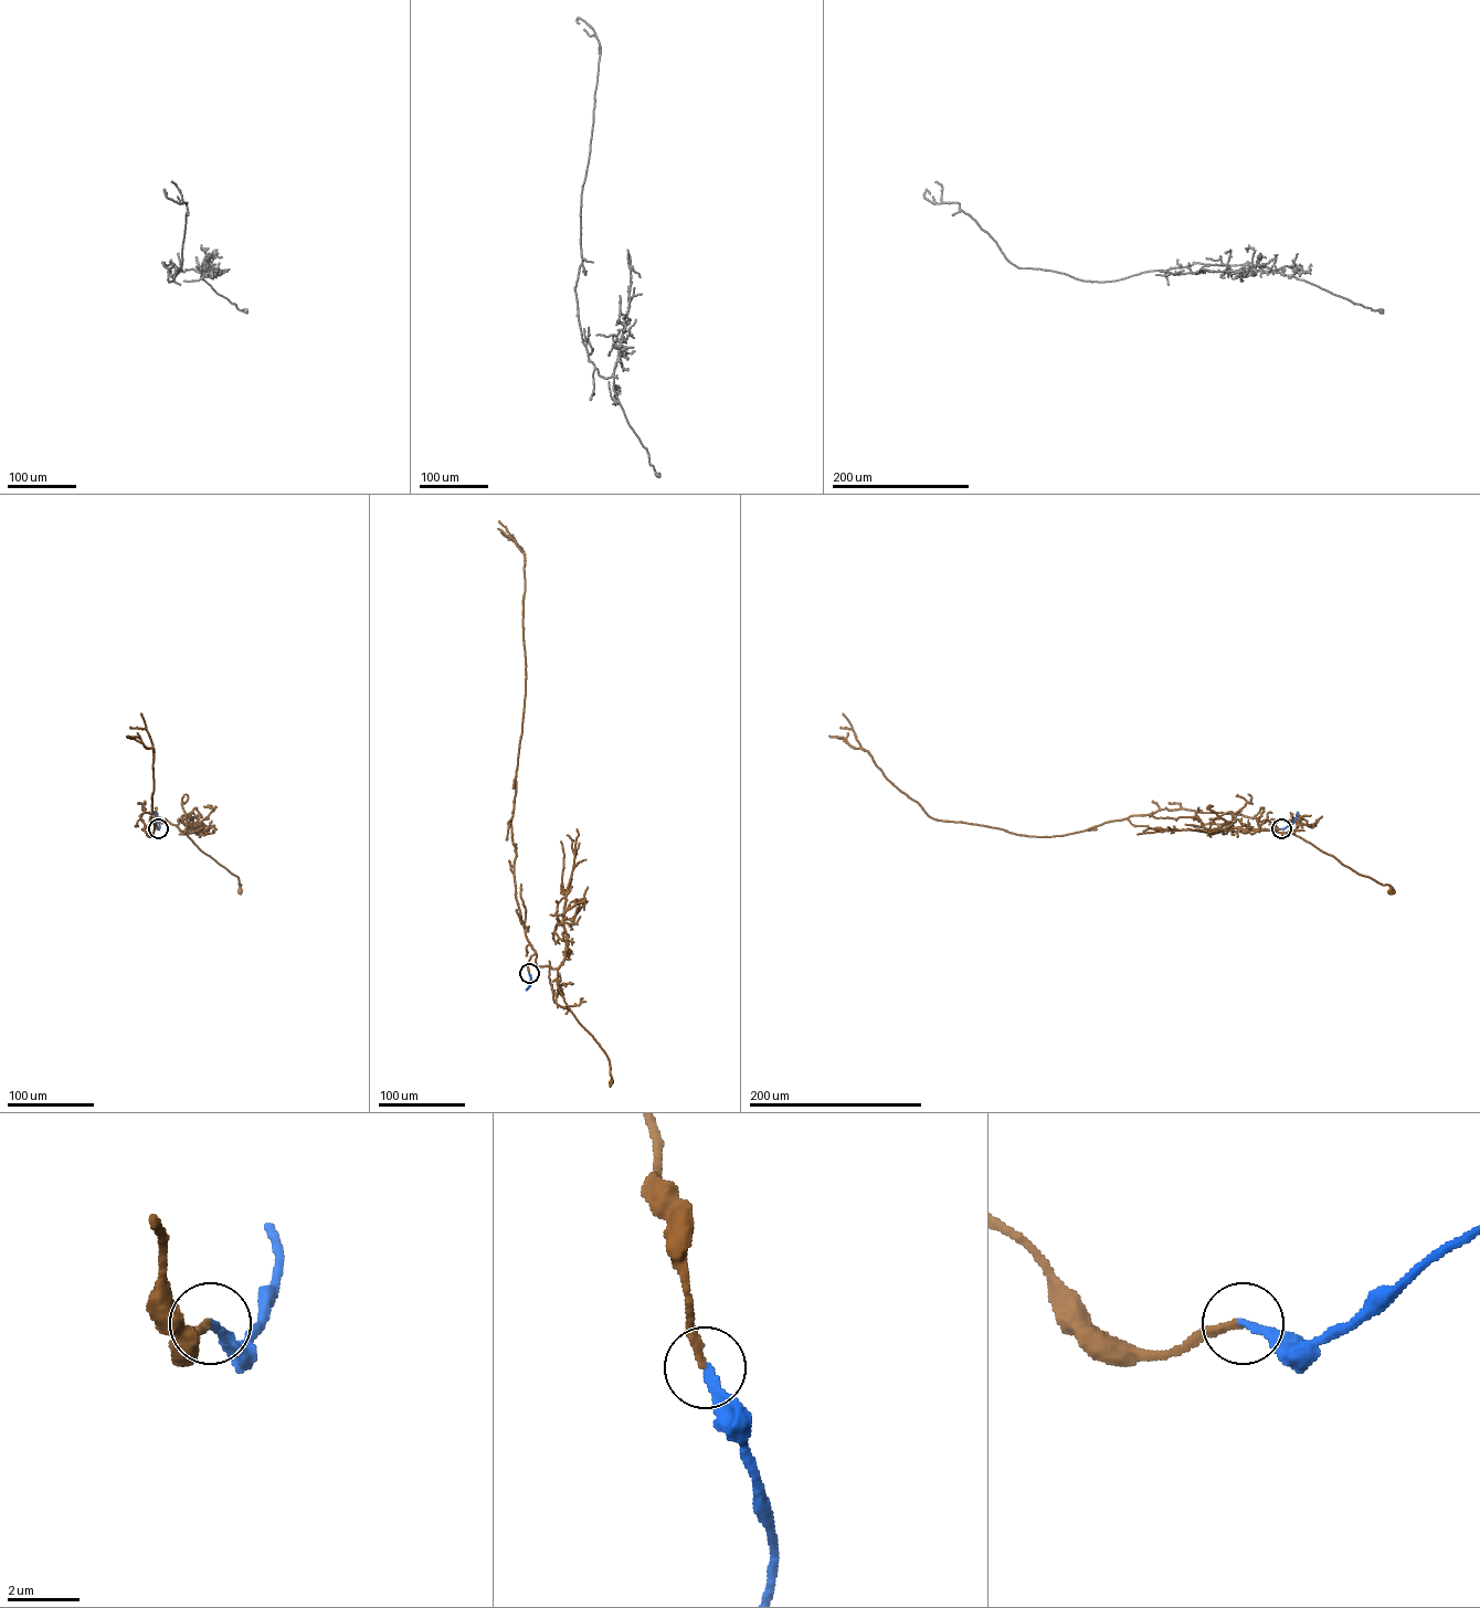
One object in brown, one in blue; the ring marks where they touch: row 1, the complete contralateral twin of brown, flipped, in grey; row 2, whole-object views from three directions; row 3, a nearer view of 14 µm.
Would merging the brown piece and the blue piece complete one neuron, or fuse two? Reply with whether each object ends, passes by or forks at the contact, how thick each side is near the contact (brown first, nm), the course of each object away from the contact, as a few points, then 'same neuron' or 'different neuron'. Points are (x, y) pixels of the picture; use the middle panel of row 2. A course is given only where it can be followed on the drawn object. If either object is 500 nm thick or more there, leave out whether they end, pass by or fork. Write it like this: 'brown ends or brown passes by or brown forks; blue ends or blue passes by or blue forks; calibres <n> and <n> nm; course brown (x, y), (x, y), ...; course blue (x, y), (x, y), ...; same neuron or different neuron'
brown ends; blue ends; calibres 240 and 220 nm; course brown (529, 973), (527, 963), (536, 953), (538, 966), (558, 969), (559, 991), (578, 1022), (605, 1054), (611, 1082); course blue (529, 973), (530, 984), (526, 988); same neuron

